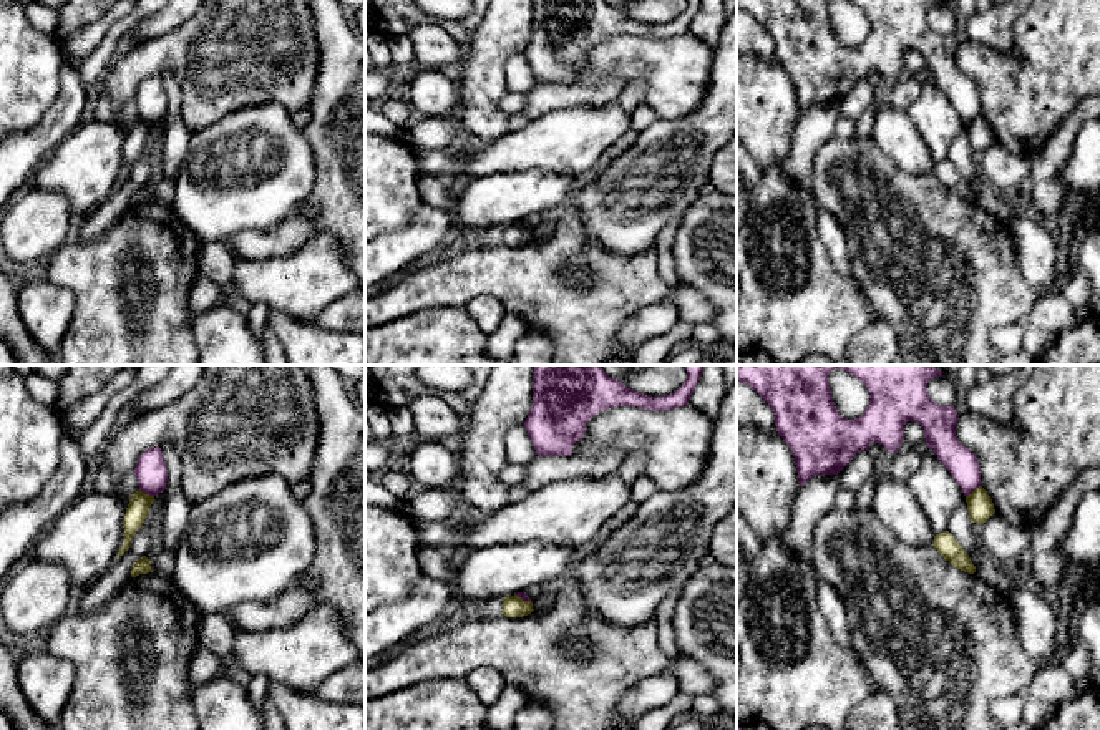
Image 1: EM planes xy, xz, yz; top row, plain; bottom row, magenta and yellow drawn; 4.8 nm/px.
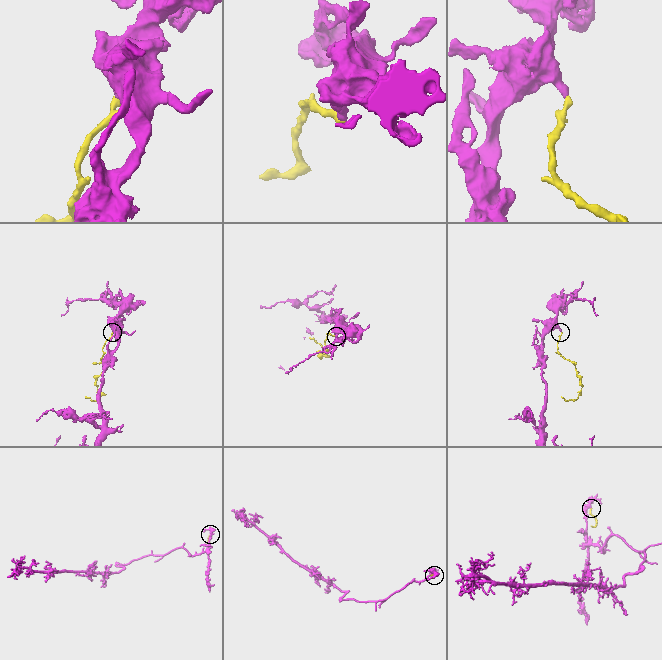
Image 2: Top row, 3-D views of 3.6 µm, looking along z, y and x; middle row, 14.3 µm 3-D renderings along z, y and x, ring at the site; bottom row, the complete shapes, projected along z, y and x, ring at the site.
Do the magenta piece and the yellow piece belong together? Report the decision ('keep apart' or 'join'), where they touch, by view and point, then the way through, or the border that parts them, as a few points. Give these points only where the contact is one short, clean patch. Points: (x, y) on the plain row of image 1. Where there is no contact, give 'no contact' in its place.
keep apart; meets magenta in xy at (146, 121); border along xy (140, 116), (153, 125)

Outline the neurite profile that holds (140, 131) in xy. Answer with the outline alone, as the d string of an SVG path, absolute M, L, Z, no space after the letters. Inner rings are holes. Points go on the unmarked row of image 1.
M141 118L131 123L131 128L123 148L124 169L116 187L129 178L131 168L134 166L136 159L143 154L144 148L148 146L148 139L153 129L154 129L154 124L149 124Z

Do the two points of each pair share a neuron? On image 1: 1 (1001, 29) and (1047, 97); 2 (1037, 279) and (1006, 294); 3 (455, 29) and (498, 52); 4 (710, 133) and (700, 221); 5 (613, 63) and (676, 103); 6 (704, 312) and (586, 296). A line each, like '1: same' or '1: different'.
1: different
2: different
3: different
4: different
5: same
6: same

